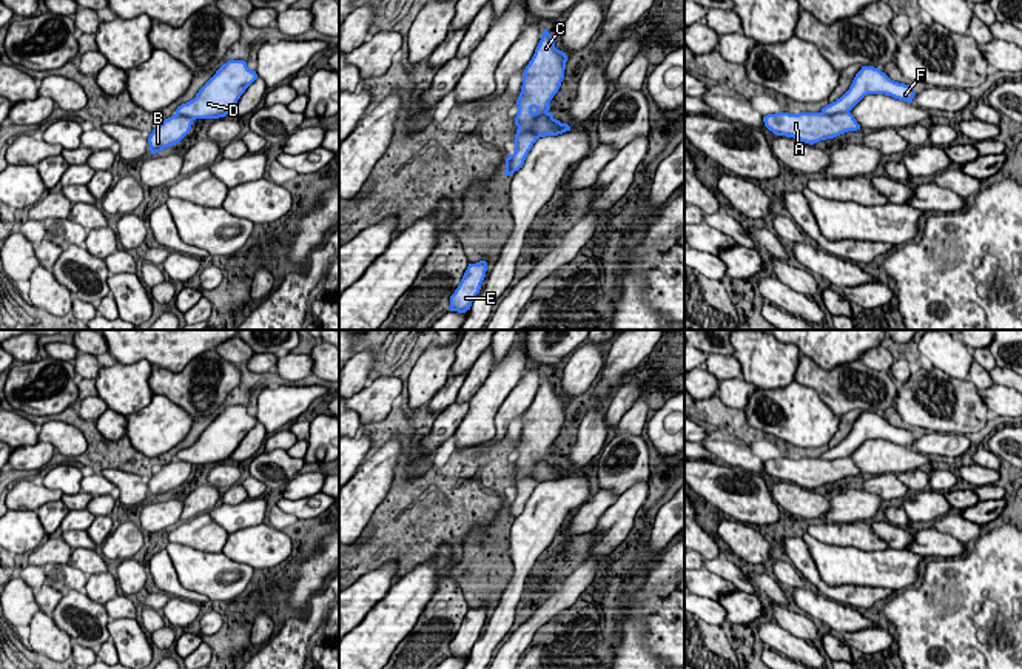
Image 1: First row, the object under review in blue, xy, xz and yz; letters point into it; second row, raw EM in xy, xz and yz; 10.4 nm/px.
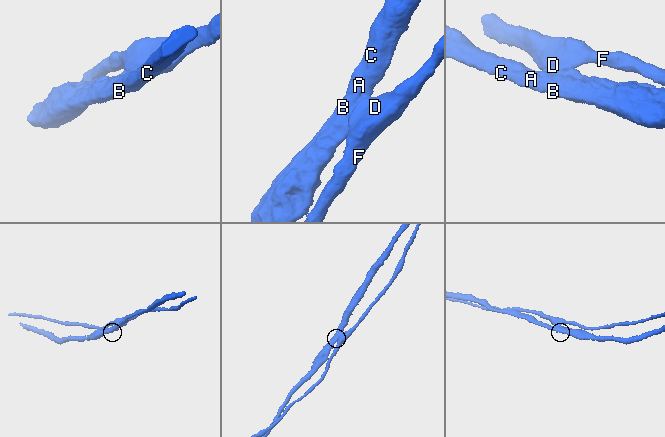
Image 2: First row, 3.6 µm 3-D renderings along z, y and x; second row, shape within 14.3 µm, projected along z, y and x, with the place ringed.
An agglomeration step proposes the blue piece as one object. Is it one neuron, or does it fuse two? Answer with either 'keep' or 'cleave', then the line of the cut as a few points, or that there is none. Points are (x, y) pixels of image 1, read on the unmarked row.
cleave; cut in xz along (546, 457), (532, 474), (537, 483)

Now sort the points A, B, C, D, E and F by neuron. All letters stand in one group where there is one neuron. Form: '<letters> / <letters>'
A B C / D E F

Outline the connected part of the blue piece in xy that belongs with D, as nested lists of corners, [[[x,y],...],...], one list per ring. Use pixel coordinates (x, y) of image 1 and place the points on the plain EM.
[[[228,405],[199,435],[196,442],[177,452],[176,459],[196,464],[225,462],[245,435],[257,424],[244,405]]]

